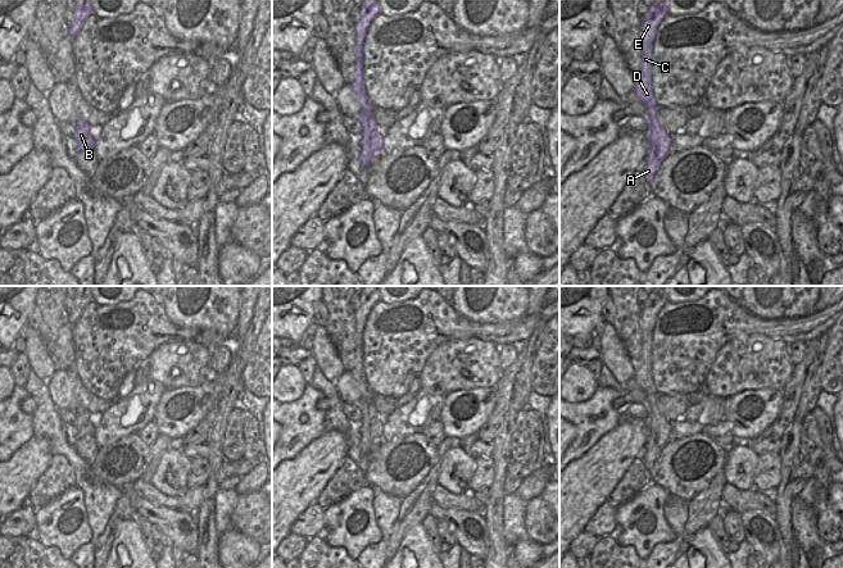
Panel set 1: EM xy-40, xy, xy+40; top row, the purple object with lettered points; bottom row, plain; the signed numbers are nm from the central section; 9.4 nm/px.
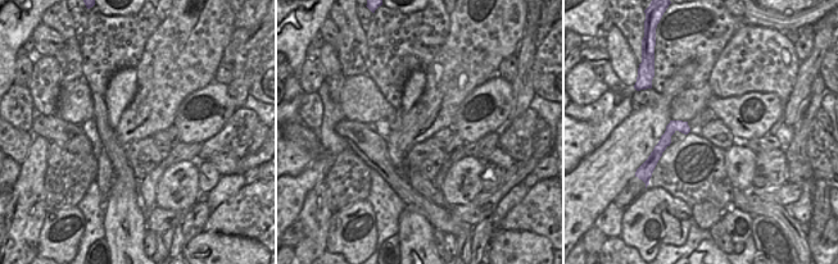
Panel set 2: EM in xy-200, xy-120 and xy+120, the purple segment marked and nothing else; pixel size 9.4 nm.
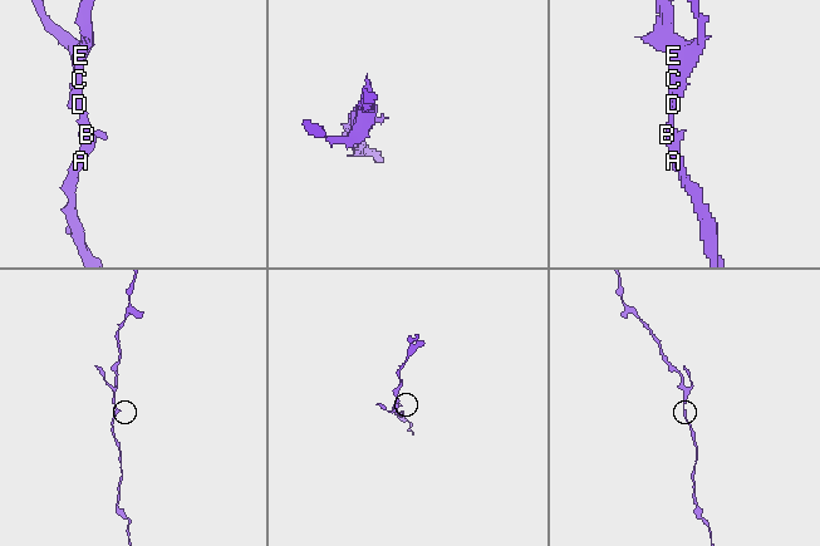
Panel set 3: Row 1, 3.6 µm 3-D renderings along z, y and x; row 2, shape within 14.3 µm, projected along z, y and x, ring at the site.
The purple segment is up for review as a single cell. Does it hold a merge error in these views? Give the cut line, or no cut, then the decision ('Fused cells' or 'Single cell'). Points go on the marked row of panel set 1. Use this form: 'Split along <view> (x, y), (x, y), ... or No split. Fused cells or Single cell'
No split. Single cell

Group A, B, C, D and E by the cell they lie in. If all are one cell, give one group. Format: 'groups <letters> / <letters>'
groups A B C D E

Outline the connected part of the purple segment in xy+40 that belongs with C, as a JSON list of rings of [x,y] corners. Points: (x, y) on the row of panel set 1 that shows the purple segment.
[[[653,0],[648,6],[645,19],[642,22],[642,69],[633,77],[635,83],[633,91],[647,108],[643,117],[648,129],[644,132],[648,140],[648,153],[643,176],[648,183],[652,182],[661,162],[667,156],[671,145],[671,136],[662,128],[657,119],[660,108],[652,91],[652,47],[657,27],[667,14],[667,0]]]

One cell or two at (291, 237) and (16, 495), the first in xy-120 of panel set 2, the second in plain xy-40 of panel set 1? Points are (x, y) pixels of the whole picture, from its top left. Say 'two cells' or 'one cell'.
two cells

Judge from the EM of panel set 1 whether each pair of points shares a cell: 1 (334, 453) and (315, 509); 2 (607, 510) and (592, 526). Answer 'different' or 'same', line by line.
1: different
2: same

